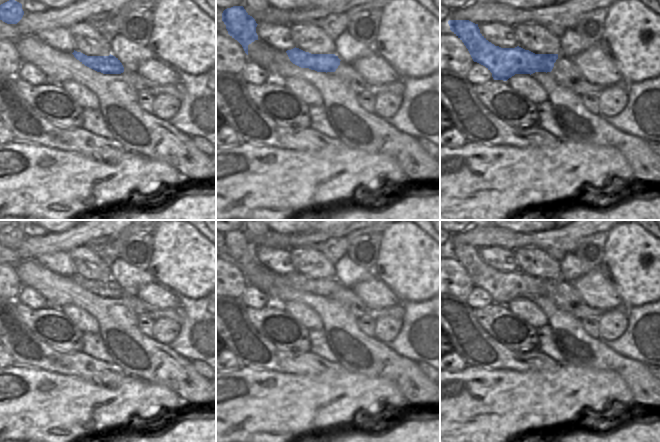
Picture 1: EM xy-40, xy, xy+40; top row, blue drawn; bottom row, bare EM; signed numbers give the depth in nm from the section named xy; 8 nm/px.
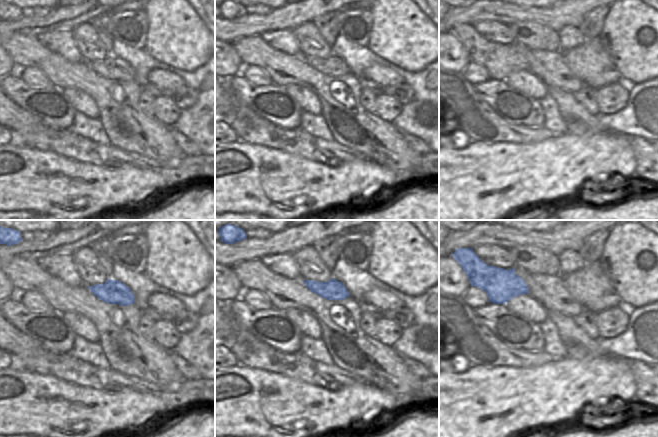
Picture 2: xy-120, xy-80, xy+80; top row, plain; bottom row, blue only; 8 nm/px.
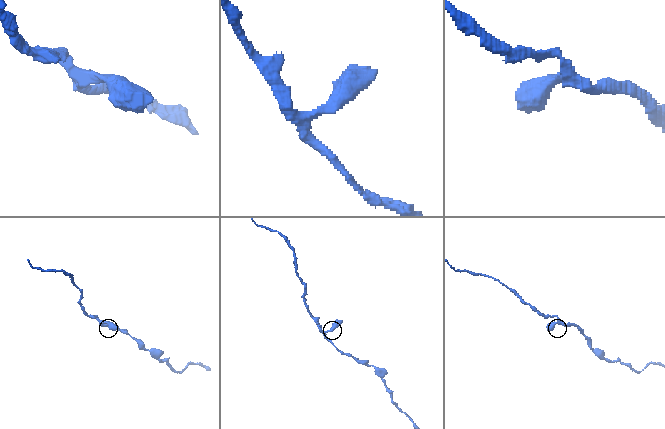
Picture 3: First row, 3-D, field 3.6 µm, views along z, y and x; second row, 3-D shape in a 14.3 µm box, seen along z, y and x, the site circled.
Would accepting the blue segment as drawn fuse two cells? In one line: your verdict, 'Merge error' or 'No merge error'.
No merge error

